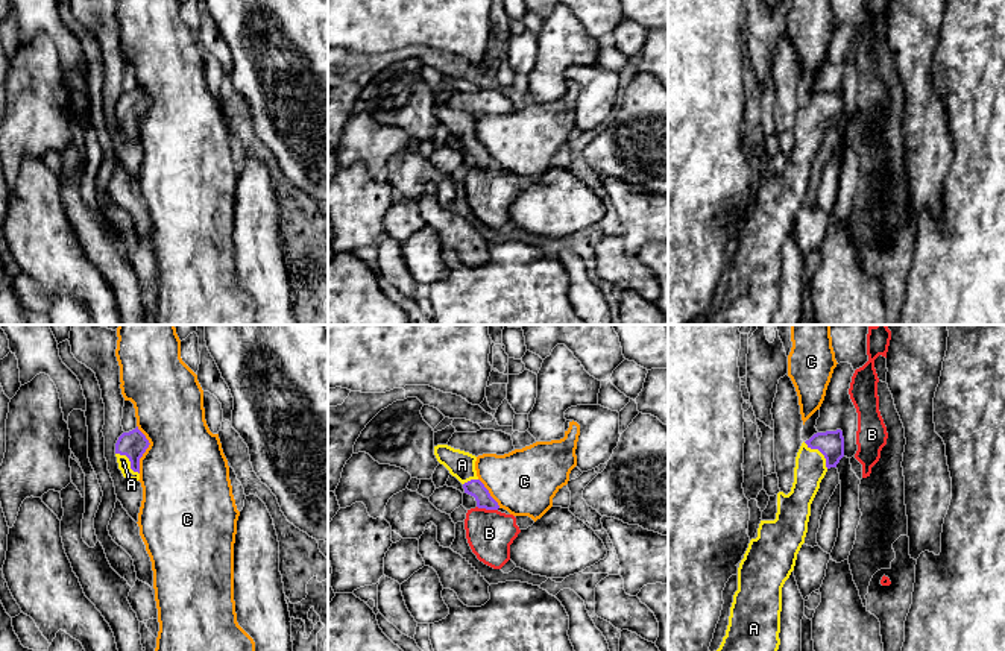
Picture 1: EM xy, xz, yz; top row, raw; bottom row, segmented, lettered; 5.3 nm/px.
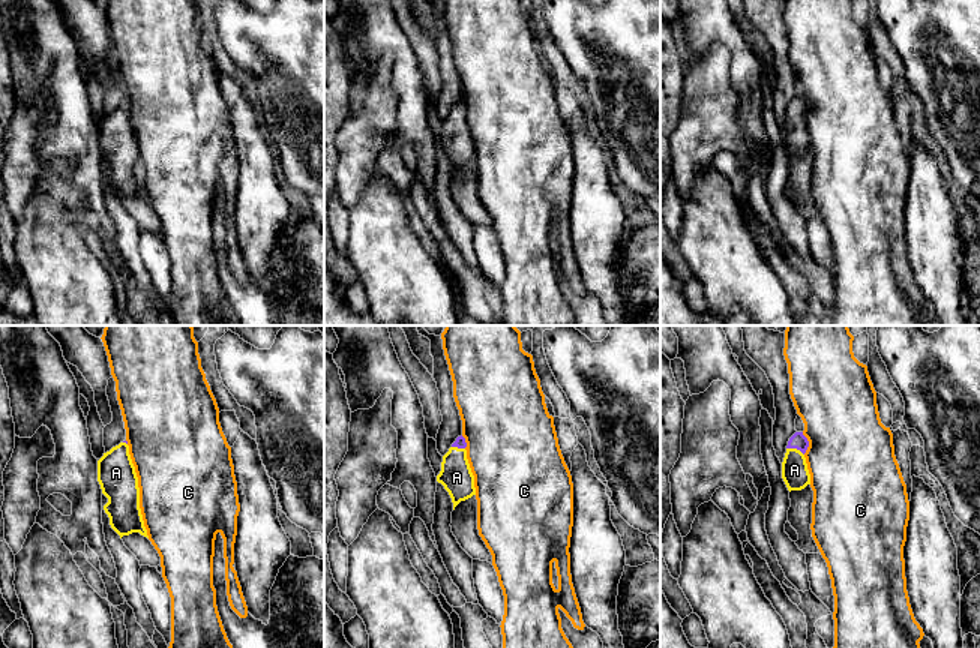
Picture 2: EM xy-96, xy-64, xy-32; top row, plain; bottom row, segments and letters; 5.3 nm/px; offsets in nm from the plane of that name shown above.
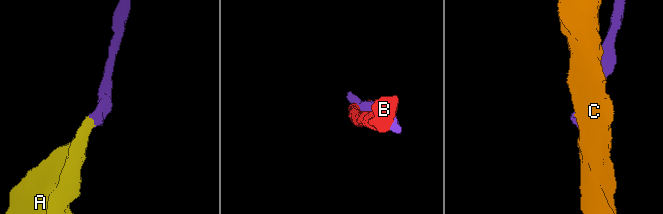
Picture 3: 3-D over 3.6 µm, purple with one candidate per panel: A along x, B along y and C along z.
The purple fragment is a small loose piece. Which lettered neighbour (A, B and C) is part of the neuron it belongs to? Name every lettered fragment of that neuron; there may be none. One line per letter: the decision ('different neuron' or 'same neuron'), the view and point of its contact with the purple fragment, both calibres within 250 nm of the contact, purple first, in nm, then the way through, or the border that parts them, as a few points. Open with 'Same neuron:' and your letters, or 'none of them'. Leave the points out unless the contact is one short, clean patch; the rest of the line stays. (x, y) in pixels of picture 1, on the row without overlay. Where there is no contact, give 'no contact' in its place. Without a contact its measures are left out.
Same neuron: A
A: same neuron; contact yz (820, 111); calibres 140 and 160 nm; way yz (831, 103), (820, 111), (809, 129)
B: different neuron; contact xz (488, 169); calibres 90 and 240 nm
C: different neuron; contact xy (146, 108); calibres 140 and 480 nm

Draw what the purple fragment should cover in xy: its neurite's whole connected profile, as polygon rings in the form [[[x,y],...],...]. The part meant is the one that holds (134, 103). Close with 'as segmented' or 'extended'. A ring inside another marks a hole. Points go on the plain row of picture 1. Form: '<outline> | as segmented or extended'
[[[138,90],[123,93],[115,103],[115,117],[118,129],[128,140],[140,140],[140,118],[149,108],[149,100]]] | extended

